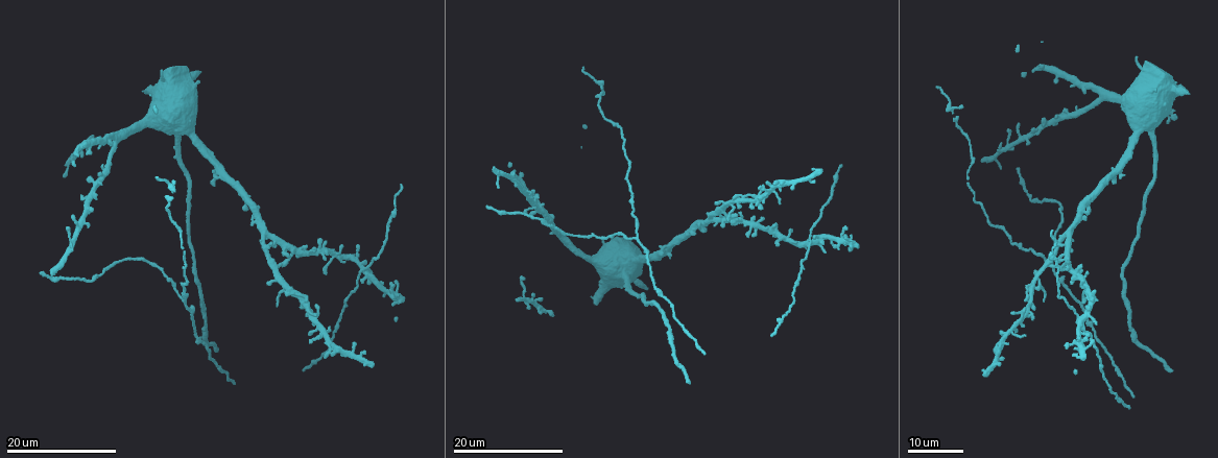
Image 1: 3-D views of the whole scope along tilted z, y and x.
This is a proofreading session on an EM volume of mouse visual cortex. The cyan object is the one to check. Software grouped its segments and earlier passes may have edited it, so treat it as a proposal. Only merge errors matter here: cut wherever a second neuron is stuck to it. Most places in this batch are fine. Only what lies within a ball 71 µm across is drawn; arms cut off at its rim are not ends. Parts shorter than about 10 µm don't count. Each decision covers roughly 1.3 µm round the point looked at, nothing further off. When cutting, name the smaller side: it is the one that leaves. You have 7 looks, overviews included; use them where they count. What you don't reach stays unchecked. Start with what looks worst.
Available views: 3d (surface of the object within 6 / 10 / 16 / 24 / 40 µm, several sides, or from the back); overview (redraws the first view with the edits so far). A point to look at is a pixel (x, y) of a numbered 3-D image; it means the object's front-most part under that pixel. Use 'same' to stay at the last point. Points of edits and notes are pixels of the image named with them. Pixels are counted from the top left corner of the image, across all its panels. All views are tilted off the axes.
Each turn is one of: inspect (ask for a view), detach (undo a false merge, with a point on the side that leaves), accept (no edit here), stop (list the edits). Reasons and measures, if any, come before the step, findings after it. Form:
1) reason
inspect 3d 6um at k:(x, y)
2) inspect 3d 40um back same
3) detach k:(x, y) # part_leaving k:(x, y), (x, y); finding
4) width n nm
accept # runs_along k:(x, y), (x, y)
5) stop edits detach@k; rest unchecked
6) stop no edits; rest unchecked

side arm on a straight run
inspect 3d 16um at 1:(185, 302)

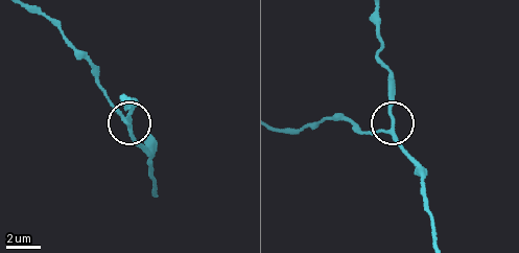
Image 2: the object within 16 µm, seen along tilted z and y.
closer look
inspect 3d 10um at 2:(391, 131)

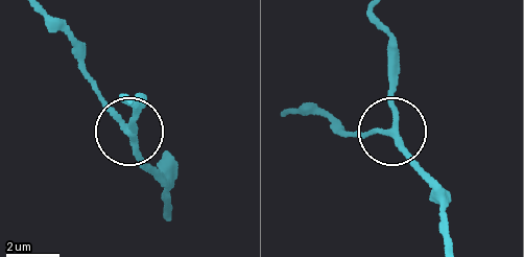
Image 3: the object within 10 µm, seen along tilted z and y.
width 200 nm
accept # runs_along 3:(50, 18), (141, 158), (167, 174); one neuron here

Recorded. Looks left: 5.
side arm on a straight run
inspect 3d 24um at 1:(811, 235)

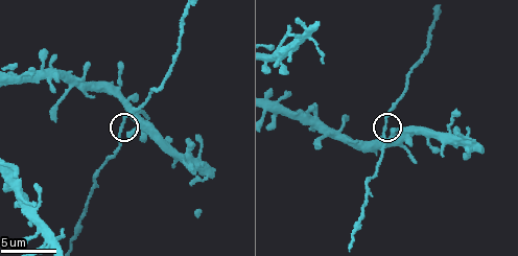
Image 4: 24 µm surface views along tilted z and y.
closer look
inspect 3d 10um at 4:(382, 128)

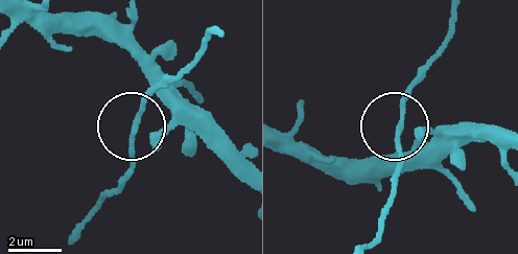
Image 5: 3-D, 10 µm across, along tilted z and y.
width 150 nm
accept # continuous, no second neuron

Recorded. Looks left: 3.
sudden change in width
inspect 3d 10um at 4:(355, 231)

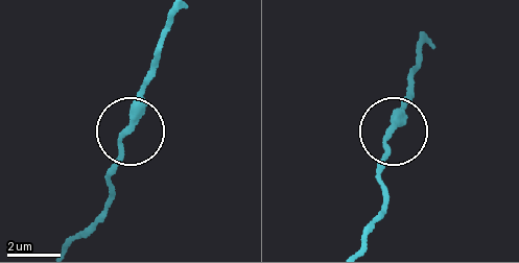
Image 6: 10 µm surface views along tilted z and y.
other side
inspect 3d 10um back at 6:(129, 129)

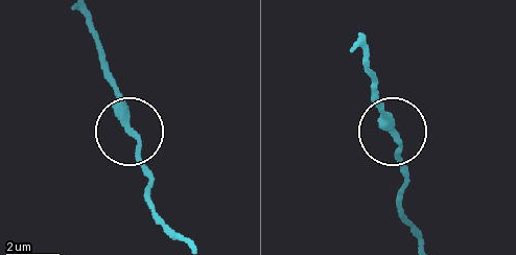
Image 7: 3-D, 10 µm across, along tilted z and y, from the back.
accept # runs_along 7:(88, 21), (98, 37), (116, 116), (149, 186); all the same neuron

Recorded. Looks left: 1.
stop no edits; rest unchecked

